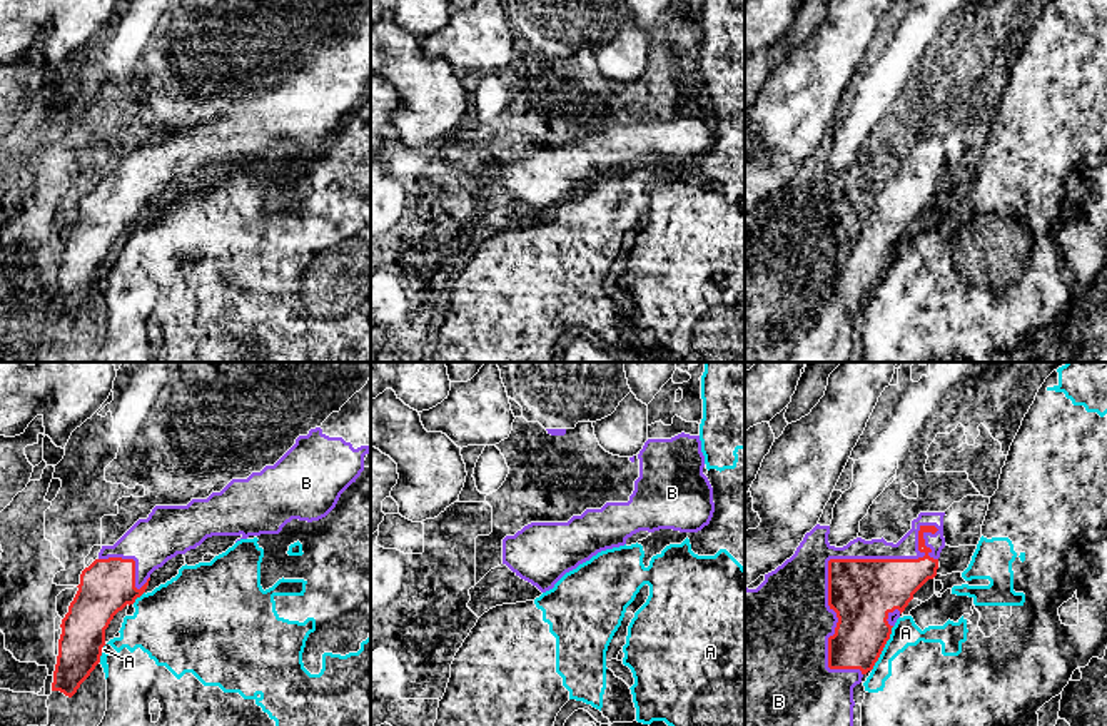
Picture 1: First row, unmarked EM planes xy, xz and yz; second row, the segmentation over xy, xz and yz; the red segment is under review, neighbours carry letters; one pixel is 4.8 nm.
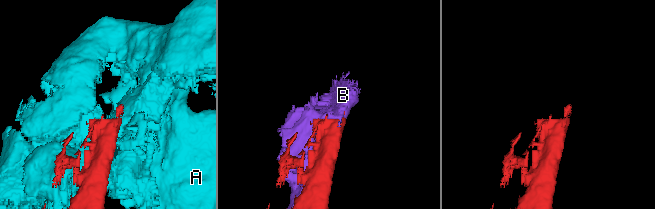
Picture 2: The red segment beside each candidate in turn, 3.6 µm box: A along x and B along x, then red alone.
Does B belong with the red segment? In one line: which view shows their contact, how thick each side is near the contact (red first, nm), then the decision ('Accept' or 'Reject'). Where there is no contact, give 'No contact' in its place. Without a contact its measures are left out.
Touches red in yz. Thickness 320 nm (red) against 280 nm. Accept

